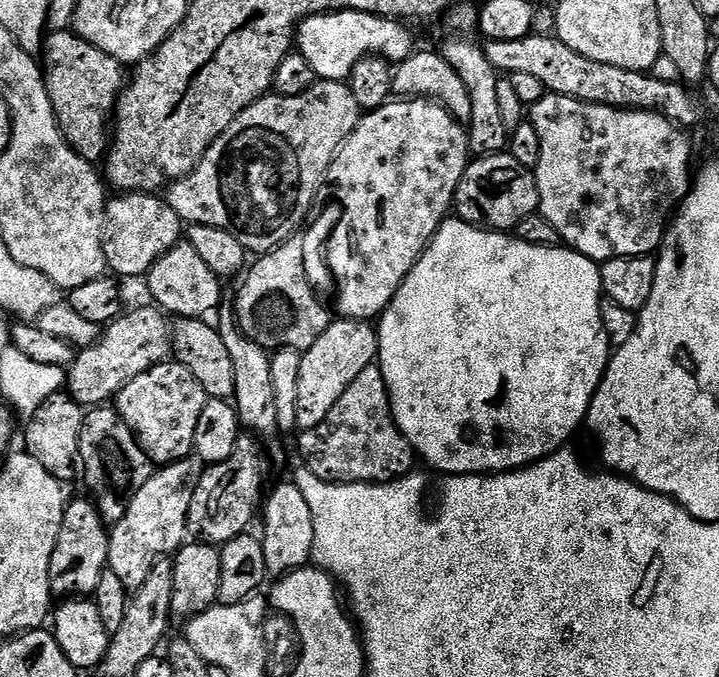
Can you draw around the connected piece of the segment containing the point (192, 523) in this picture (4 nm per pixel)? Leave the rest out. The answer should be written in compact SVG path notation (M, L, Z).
M241 435L236 444L235 456L221 464L205 467L202 478L196 482L194 498L190 502L187 531L196 535L193 537L222 546L251 529L248 527L251 526L252 519L256 516L256 507L260 504L260 483L269 468L262 455L262 444L260 448L259 443L261 441L255 435Z

